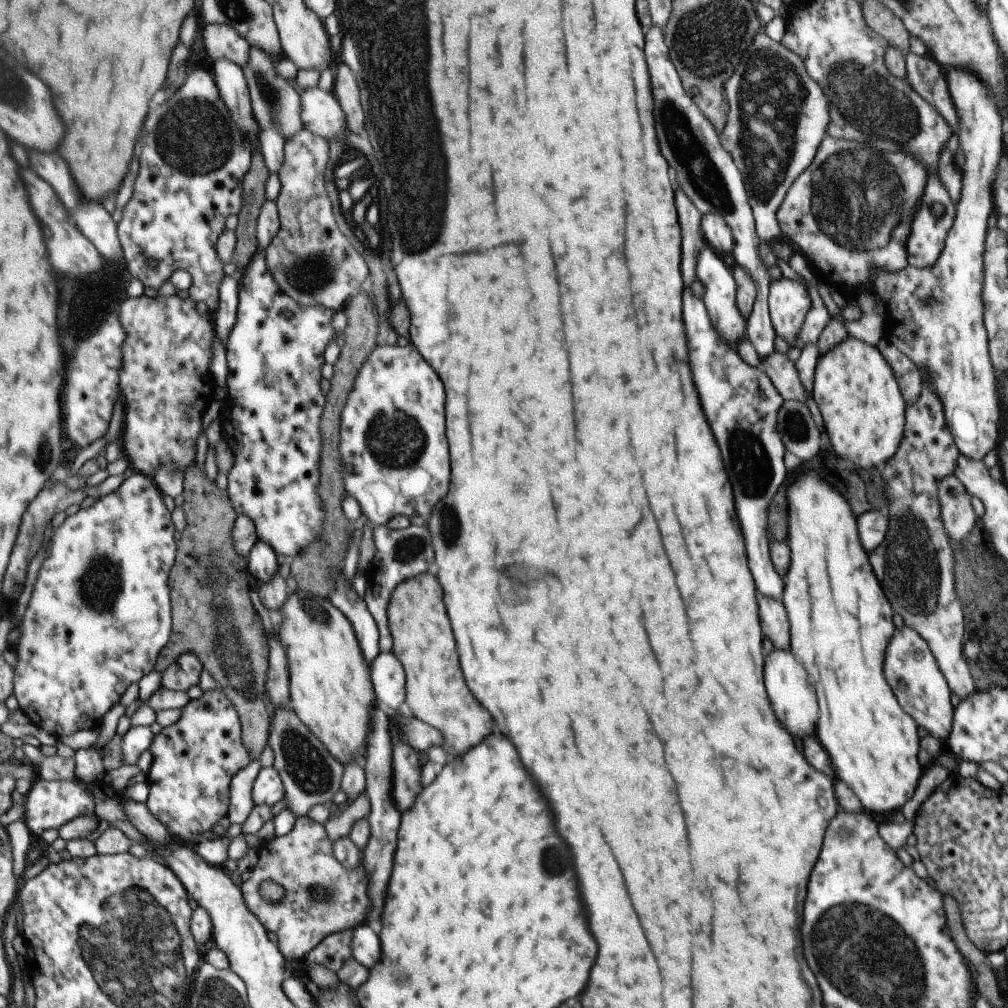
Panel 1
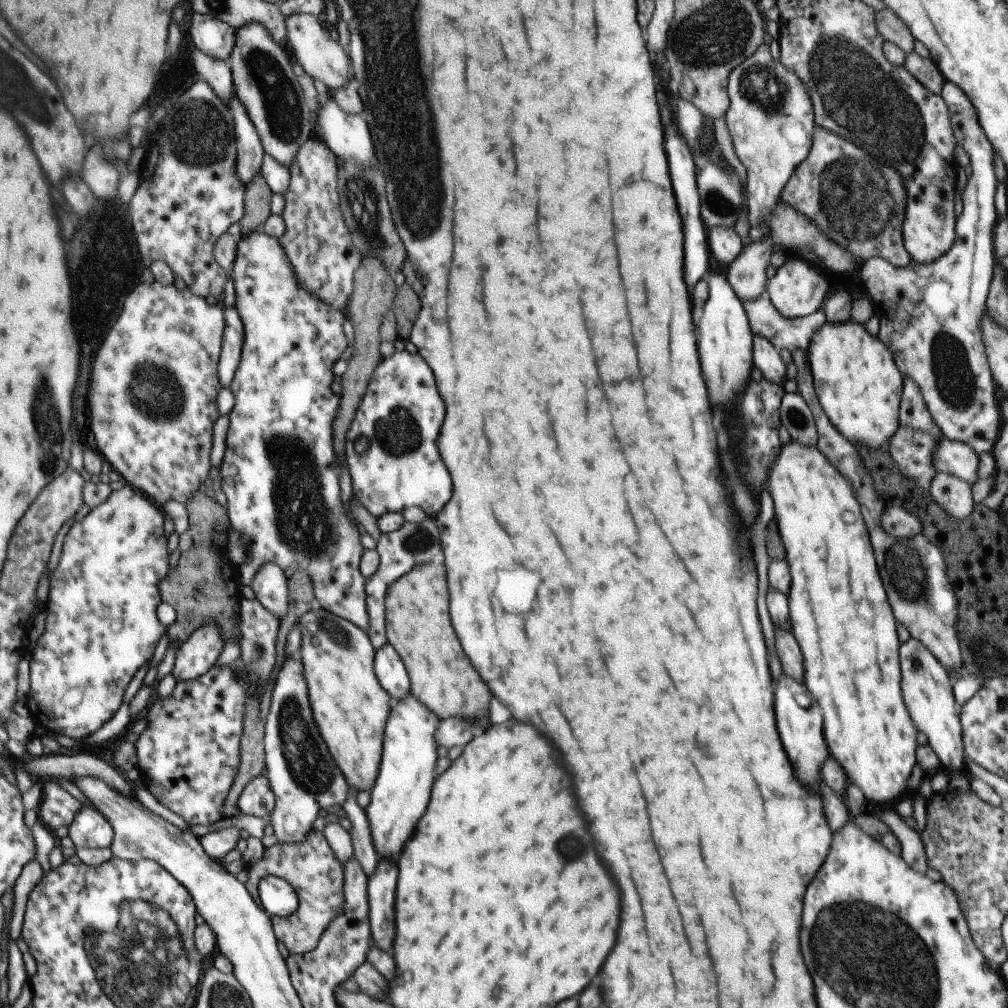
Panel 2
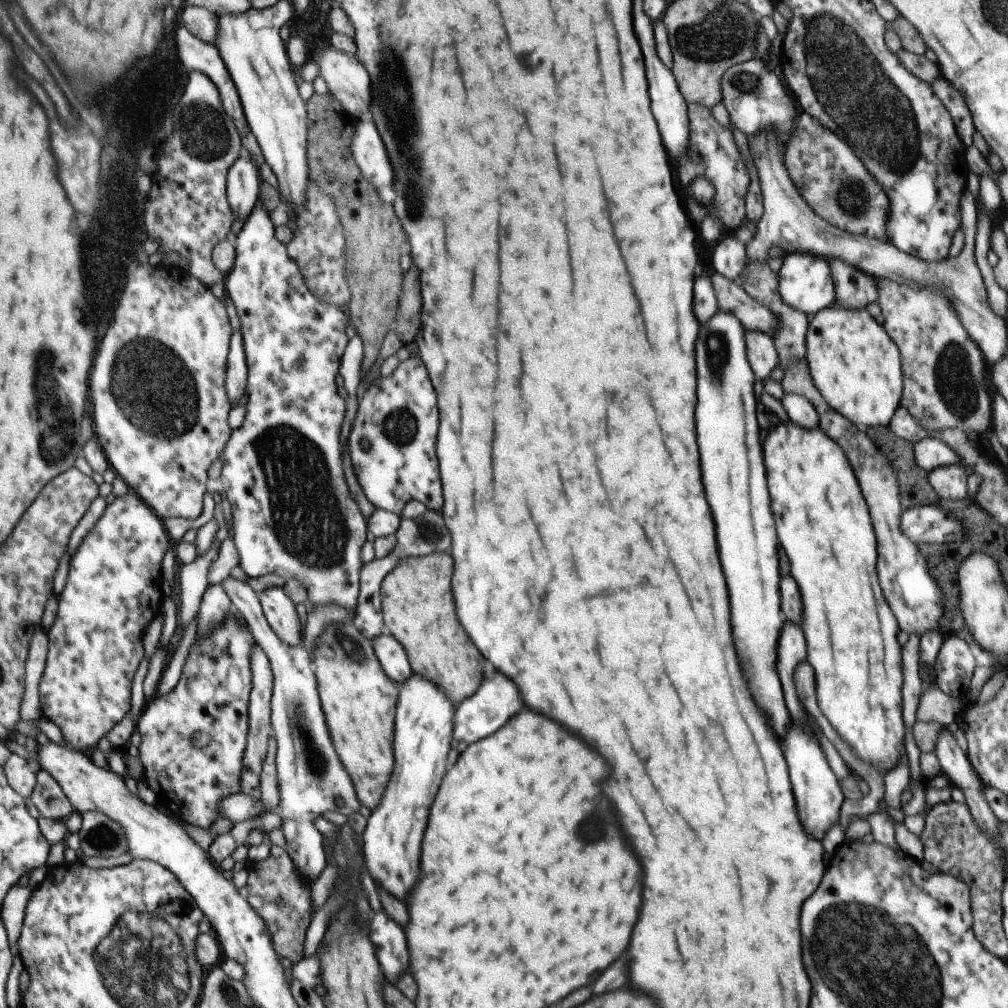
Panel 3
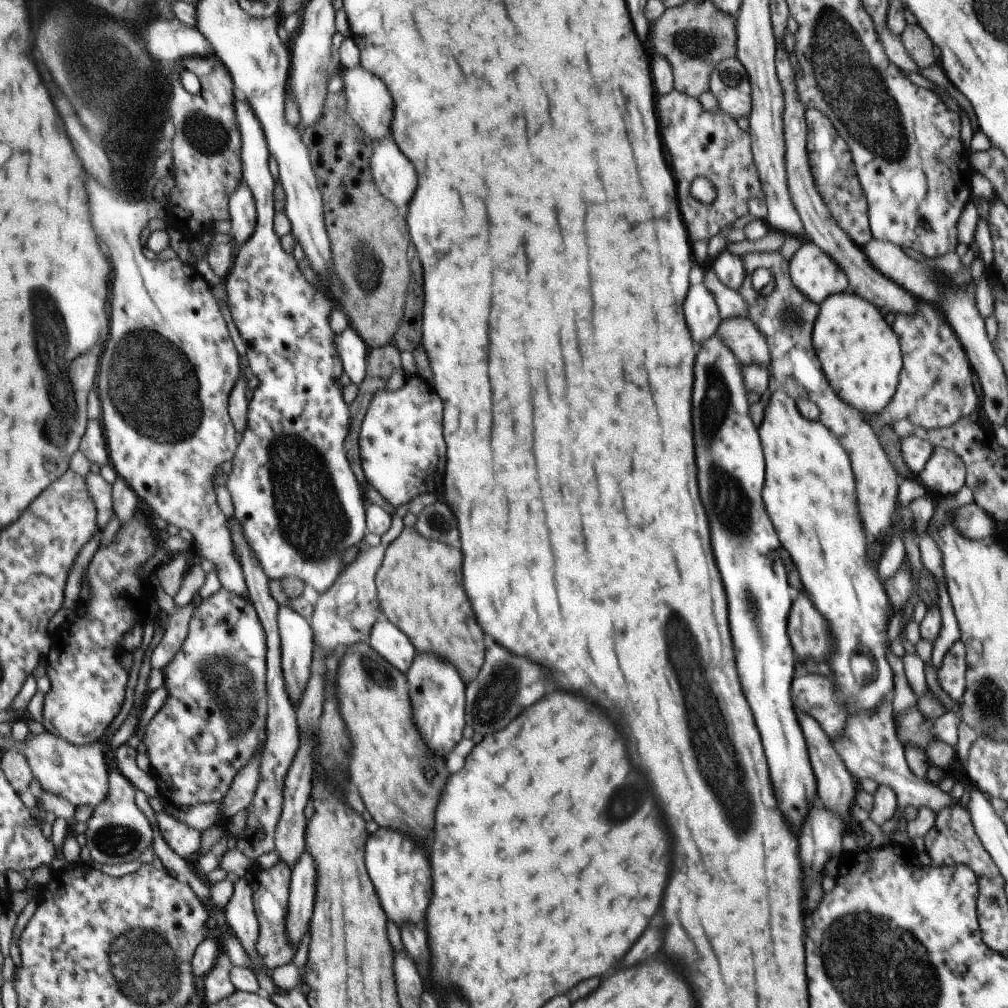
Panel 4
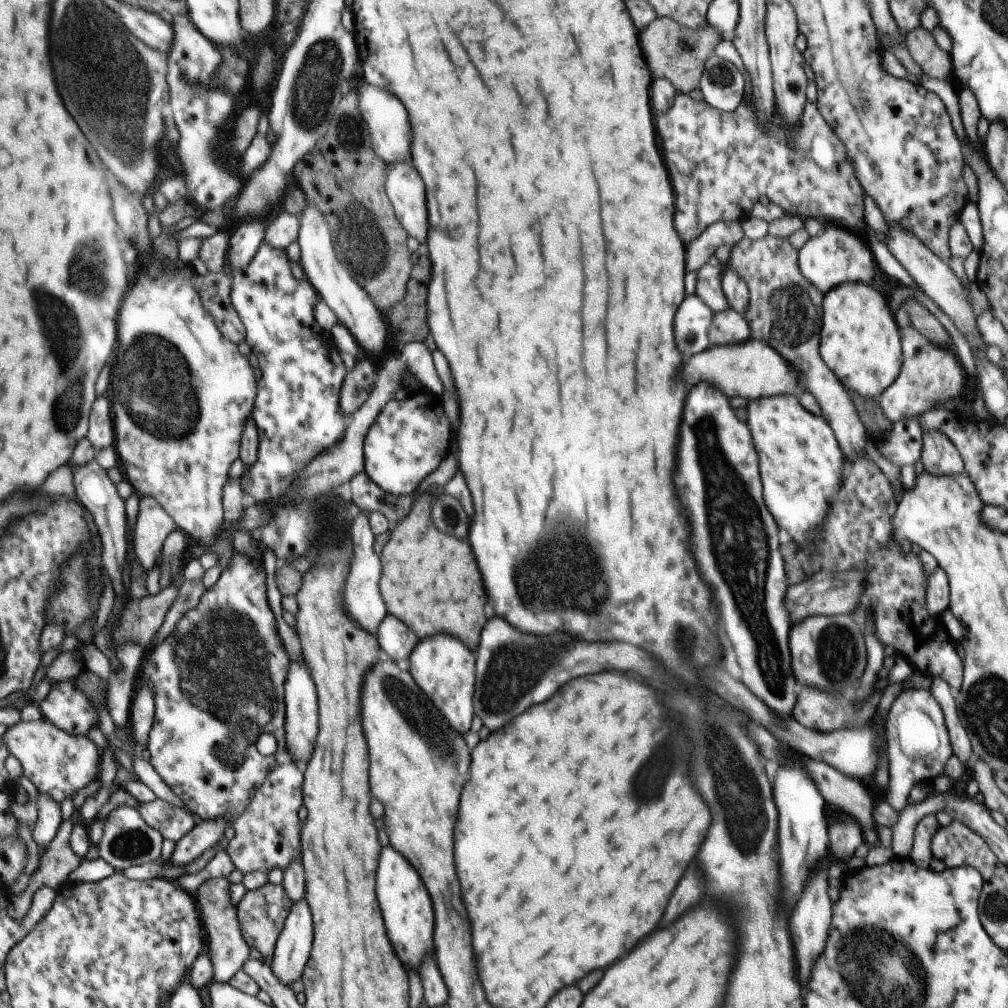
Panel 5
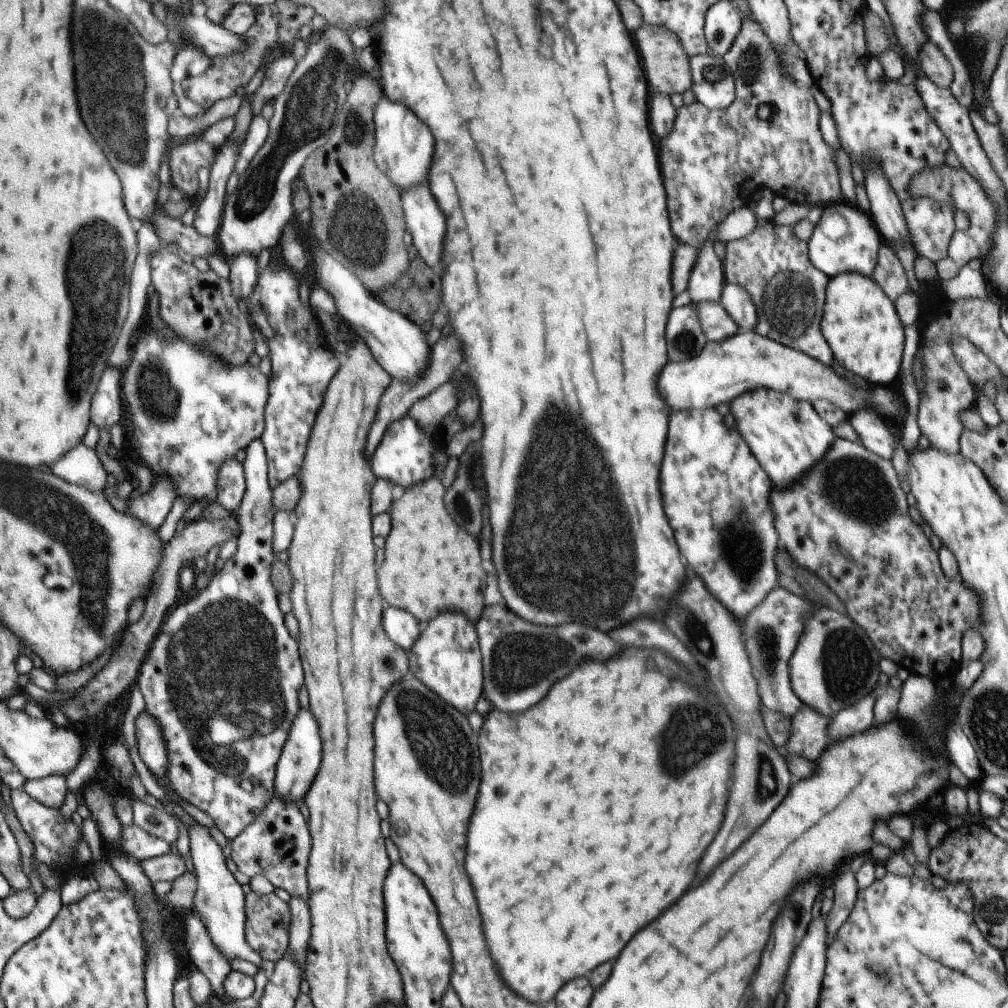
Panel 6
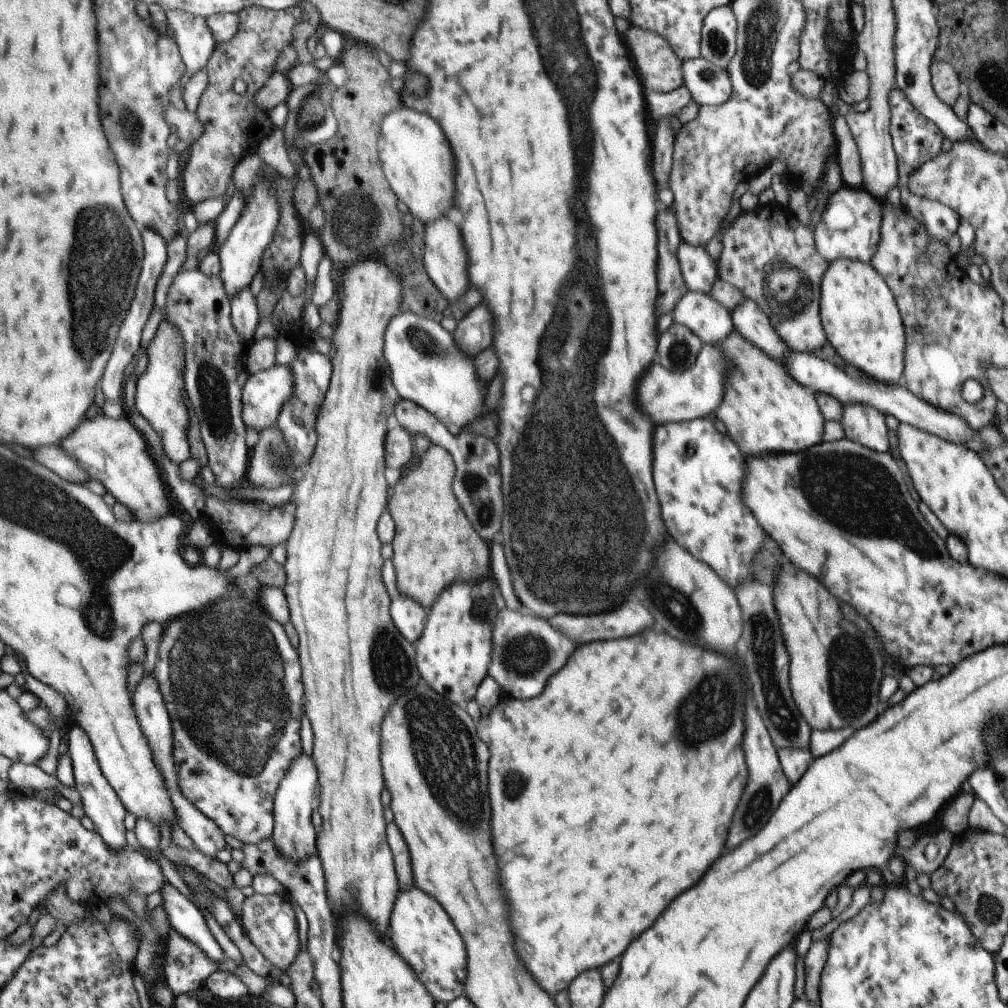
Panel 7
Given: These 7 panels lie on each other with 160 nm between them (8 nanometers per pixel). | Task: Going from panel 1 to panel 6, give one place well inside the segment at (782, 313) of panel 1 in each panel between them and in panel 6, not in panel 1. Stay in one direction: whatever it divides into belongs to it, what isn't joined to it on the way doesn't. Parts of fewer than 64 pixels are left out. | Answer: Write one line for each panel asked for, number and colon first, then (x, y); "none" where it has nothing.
2: (797, 288)
3: (804, 282)
4: (814, 273)
5: (835, 255)
6: (844, 239)

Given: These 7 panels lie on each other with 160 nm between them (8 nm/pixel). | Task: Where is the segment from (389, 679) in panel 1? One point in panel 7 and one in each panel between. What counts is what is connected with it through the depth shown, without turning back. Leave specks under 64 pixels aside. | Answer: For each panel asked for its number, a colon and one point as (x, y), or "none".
2: (390, 671)
3: (392, 658)
4: (392, 646)
5: (397, 640)
6: (403, 628)
7: (406, 615)

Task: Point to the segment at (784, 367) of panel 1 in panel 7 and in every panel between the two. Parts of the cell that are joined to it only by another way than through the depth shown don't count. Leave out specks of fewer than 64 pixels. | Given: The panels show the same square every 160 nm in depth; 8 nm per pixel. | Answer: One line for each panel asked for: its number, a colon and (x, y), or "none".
2: (765, 358)
3: (761, 355)
4: (738, 334)
5: (727, 326)
6: (716, 324)
7: (706, 318)

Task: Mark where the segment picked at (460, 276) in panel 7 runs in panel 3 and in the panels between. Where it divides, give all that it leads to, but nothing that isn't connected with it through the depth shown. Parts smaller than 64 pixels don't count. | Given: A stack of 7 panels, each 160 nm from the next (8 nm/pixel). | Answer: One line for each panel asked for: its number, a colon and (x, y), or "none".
3: (367, 149)
4: (394, 177)
5: (403, 187)
6: (423, 220)

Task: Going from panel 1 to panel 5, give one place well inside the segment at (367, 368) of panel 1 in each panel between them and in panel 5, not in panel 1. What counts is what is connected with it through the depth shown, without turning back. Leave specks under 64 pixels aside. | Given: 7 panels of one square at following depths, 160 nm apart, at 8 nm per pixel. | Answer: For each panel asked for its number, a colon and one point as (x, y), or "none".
2: (400, 412)
3: (397, 417)
4: (399, 437)
5: (407, 439)

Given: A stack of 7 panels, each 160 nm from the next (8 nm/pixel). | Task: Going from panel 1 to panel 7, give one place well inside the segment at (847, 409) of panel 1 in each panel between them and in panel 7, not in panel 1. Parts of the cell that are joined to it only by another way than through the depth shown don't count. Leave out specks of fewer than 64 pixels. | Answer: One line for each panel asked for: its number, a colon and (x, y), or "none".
2: (857, 384)
3: (853, 363)
4: (860, 357)
5: (859, 343)
6: (858, 323)
7: (858, 316)

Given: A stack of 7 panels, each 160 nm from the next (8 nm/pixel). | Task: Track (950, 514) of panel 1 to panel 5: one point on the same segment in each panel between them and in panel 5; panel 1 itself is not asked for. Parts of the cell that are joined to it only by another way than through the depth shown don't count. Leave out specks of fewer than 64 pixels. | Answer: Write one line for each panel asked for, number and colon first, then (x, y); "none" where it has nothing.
2: (952, 494)
3: (948, 481)
4: (943, 473)
5: (938, 455)

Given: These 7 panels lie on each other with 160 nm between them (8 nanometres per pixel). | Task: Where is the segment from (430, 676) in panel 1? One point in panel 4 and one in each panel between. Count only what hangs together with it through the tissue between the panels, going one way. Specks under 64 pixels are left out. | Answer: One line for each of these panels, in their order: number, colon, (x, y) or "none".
2: (416, 624)
3: (416, 605)
4: (418, 585)

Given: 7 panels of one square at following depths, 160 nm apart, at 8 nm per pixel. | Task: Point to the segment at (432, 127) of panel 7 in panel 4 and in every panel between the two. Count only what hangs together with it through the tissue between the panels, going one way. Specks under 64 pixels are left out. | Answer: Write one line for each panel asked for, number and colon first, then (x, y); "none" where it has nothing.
4: (368, 103)
5: (388, 128)
6: (402, 147)

